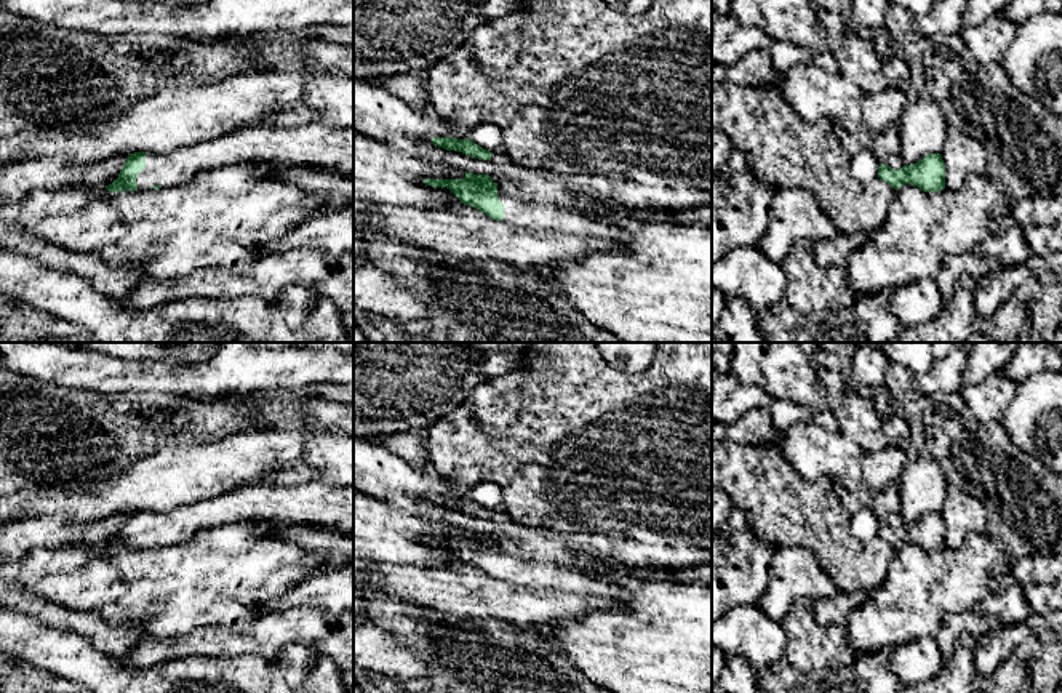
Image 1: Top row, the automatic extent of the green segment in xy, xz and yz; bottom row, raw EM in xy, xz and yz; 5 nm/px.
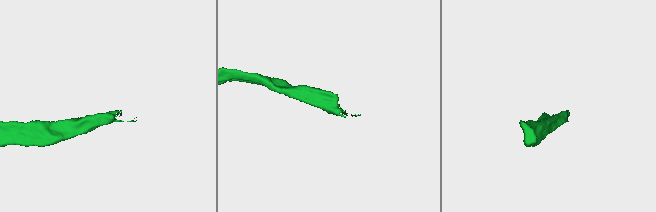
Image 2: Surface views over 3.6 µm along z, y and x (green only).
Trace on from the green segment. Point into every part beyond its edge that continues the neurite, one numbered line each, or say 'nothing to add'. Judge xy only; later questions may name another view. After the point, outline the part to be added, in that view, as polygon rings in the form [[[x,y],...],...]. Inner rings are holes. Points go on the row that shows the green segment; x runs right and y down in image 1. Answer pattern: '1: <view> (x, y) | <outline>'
1: xy (330, 148) | [[[259,123],[163,155],[146,154],[138,190],[182,186],[202,171],[251,163],[315,166],[353,176],[353,126]]]

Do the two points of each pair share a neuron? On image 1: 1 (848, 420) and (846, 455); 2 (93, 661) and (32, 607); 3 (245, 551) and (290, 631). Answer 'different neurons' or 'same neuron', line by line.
1: different neurons
2: different neurons
3: different neurons

